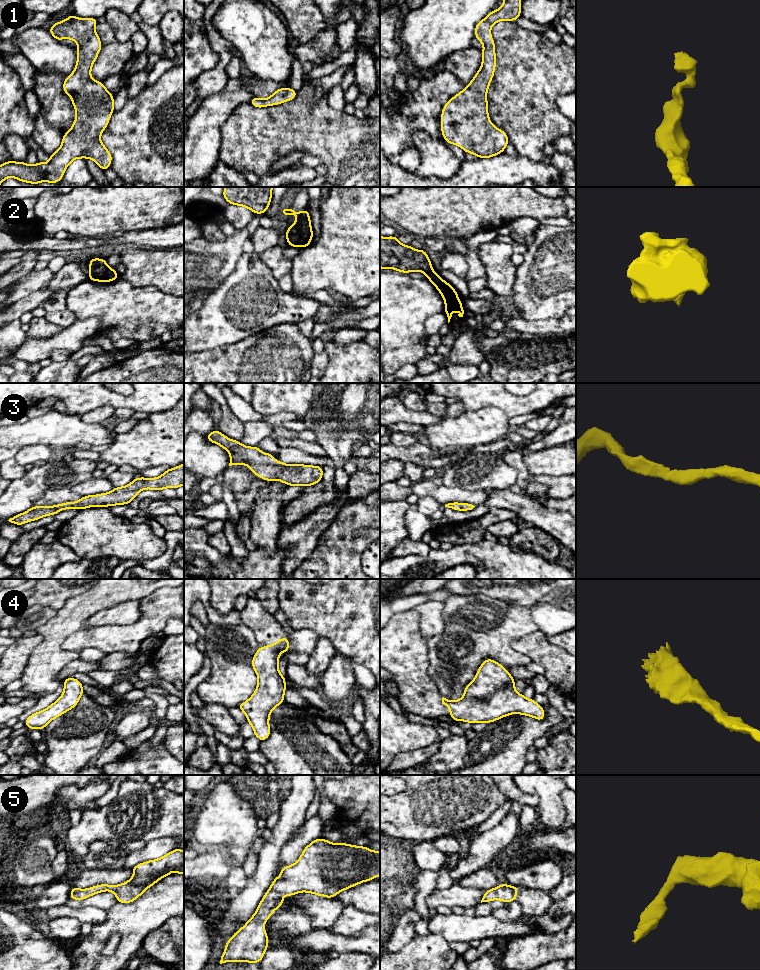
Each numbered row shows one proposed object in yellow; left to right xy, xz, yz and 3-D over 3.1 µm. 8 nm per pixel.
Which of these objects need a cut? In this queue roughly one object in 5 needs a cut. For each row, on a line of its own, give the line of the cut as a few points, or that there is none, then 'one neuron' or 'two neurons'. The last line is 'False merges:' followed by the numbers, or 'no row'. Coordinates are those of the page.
1: no cut | one neuron
2: no cut | one neuron
3: no cut | one neuron
4: no cut | one neuron
5: no cut | one neuron
False merges: no row

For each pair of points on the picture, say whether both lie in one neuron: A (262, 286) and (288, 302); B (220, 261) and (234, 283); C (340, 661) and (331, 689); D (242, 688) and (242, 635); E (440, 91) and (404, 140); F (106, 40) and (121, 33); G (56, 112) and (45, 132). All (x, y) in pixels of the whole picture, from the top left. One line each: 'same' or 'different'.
A: same
B: different
C: same
D: same
E: same
F: different
G: different

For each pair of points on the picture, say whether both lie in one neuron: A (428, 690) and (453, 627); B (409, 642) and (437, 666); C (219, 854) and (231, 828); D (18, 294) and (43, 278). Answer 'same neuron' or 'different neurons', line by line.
A: different neurons
B: different neurons
C: different neurons
D: same neuron

